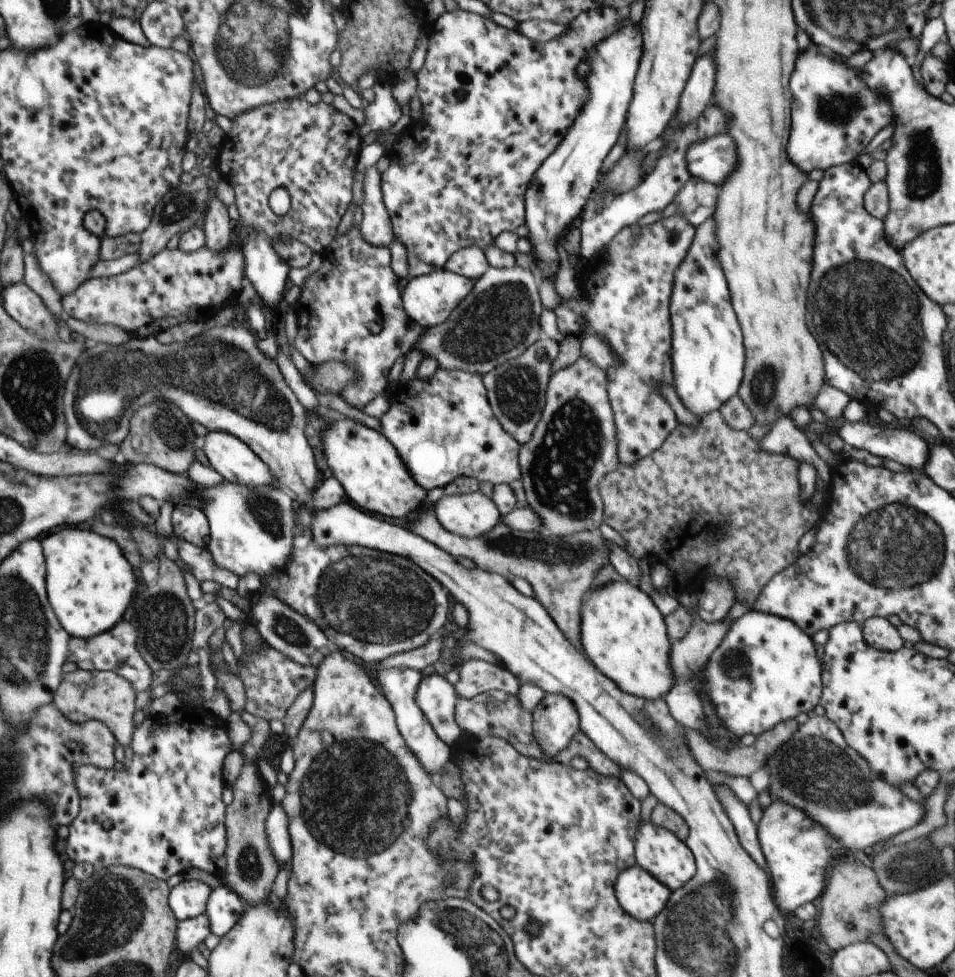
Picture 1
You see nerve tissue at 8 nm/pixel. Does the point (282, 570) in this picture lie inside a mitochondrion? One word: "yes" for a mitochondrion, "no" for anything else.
no

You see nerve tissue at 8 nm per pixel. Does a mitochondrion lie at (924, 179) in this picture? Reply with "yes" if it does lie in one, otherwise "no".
yes

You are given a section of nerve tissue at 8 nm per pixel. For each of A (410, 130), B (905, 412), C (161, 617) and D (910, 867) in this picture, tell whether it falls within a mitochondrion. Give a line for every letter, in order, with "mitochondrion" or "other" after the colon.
A: other
B: other
C: mitochondrion
D: mitochondrion

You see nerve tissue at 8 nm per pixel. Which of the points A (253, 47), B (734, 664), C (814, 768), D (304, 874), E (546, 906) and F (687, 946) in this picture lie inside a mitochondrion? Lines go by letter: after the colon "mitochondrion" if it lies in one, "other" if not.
A: mitochondrion
B: mitochondrion
C: mitochondrion
D: other
E: other
F: mitochondrion

